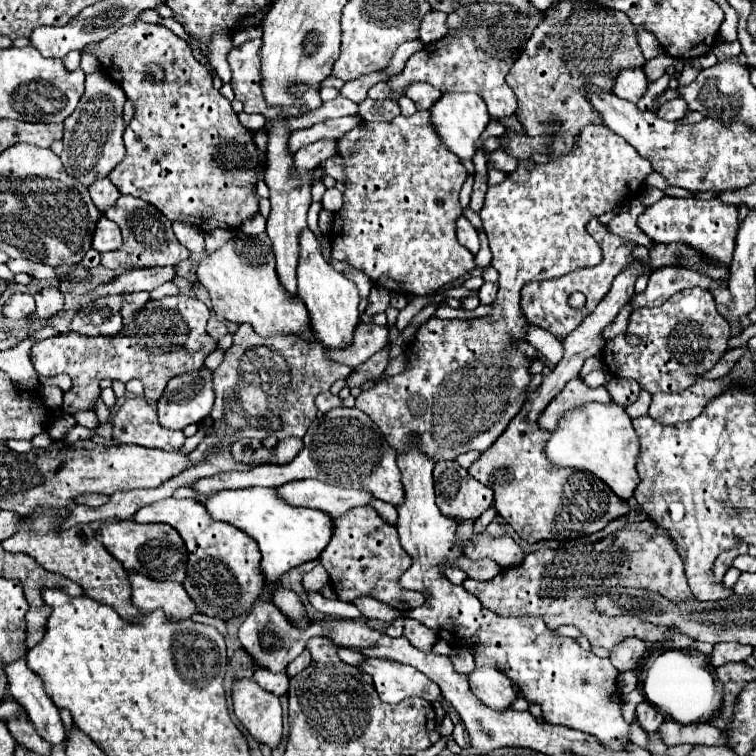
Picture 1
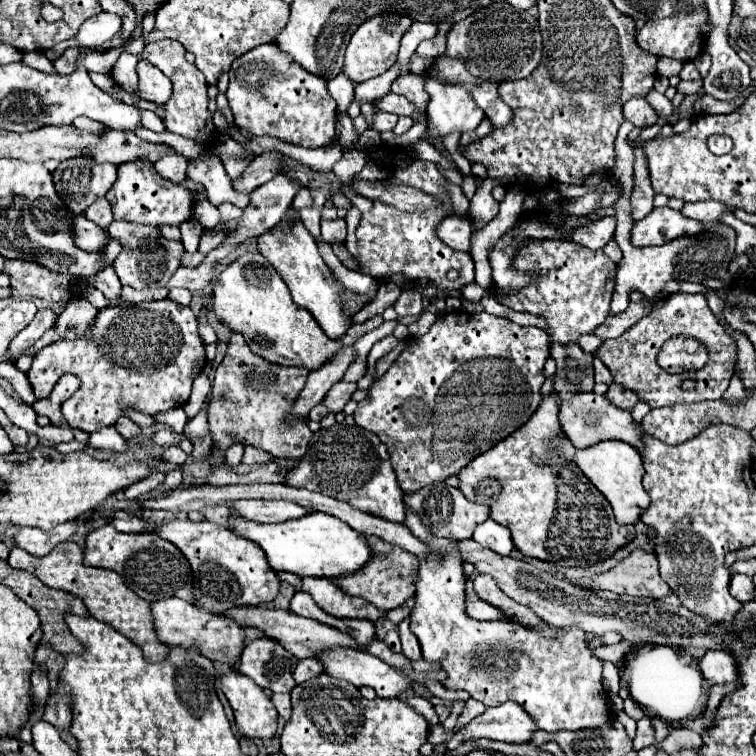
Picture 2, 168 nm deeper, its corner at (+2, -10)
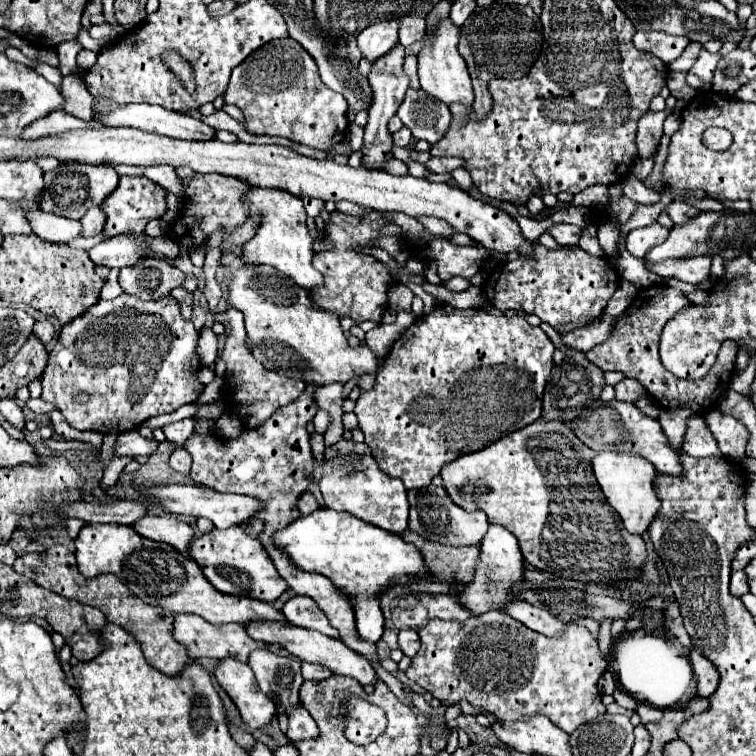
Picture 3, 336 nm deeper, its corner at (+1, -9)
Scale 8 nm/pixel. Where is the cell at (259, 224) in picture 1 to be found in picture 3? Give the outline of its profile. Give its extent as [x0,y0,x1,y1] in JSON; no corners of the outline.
[105,162,183,200]

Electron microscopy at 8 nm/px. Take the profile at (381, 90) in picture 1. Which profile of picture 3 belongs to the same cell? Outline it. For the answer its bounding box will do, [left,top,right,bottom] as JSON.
[397,90,451,142]

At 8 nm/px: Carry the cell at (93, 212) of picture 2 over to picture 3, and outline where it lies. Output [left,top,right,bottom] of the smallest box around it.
[81,206,105,238]

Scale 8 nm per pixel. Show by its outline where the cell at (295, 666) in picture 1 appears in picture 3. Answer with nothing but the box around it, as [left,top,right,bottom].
[301,662,331,680]

